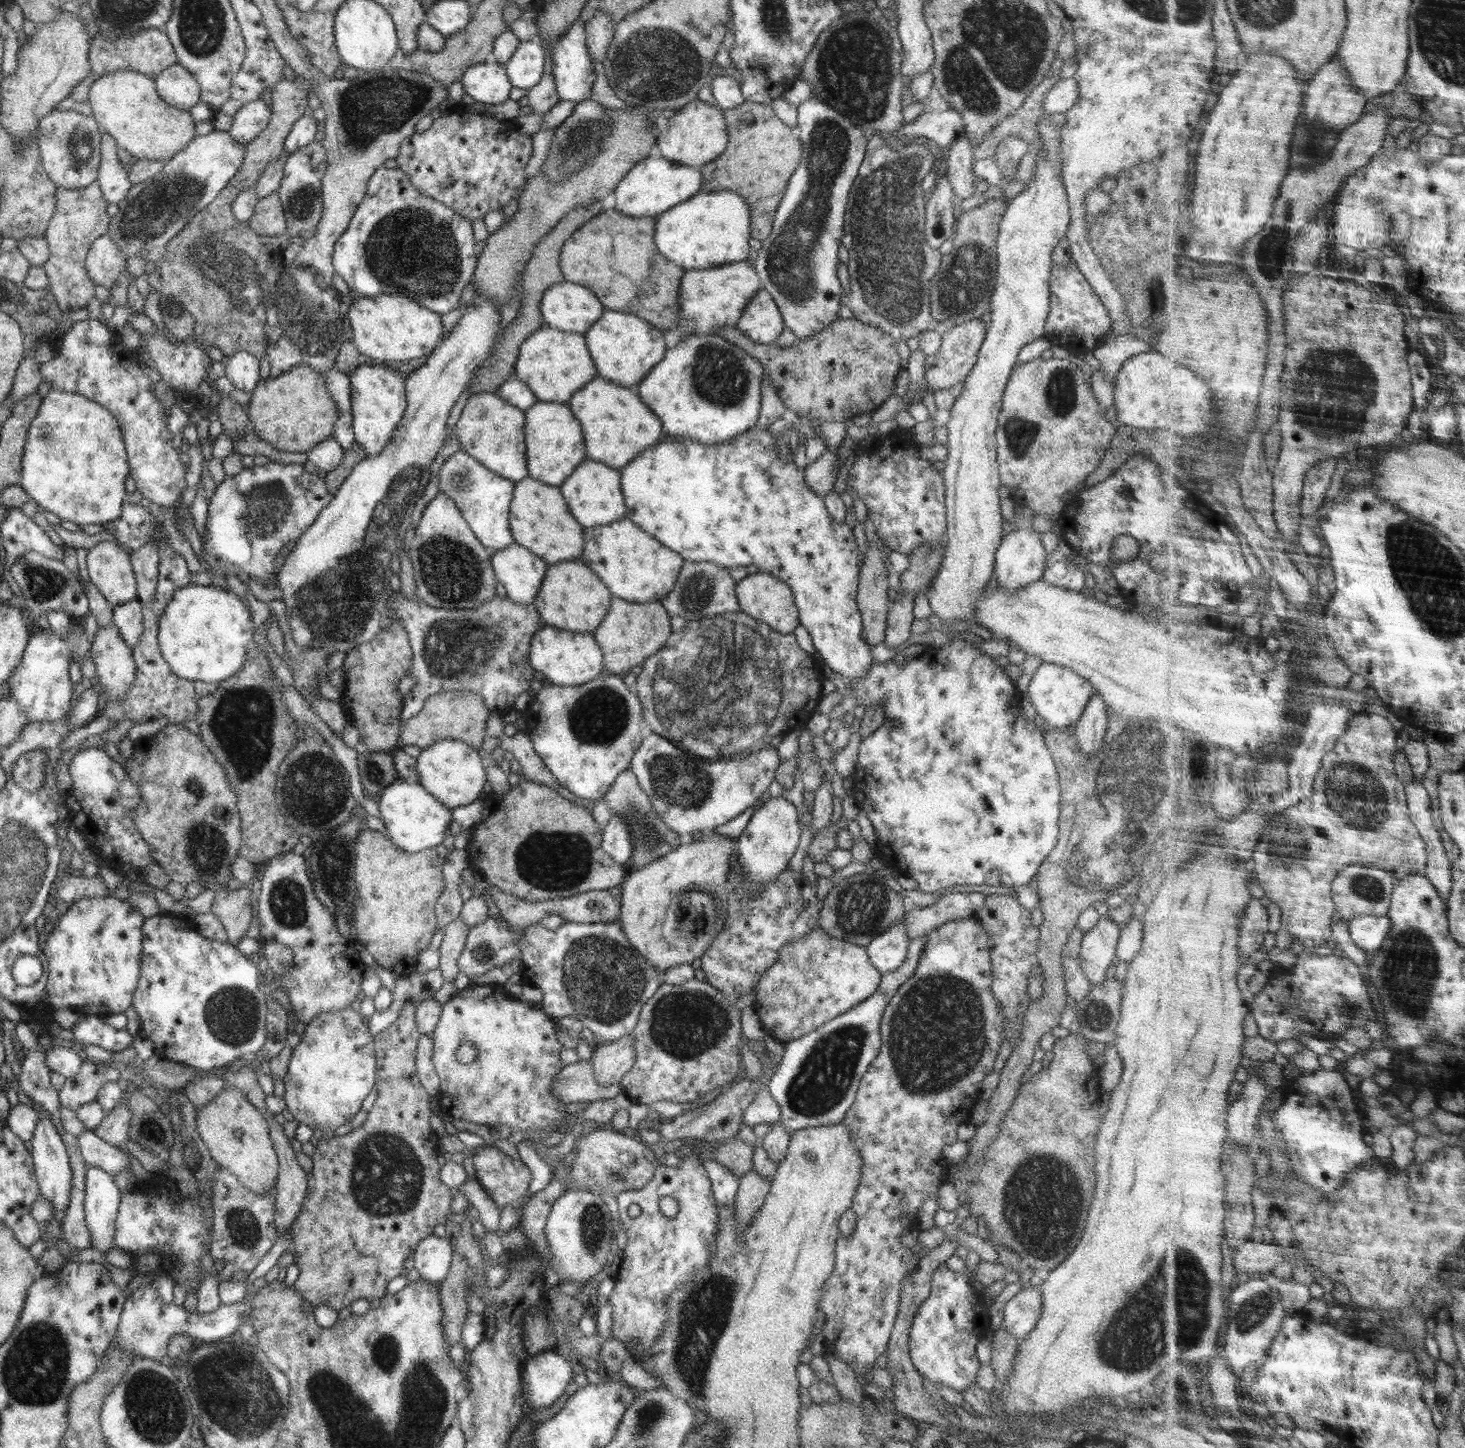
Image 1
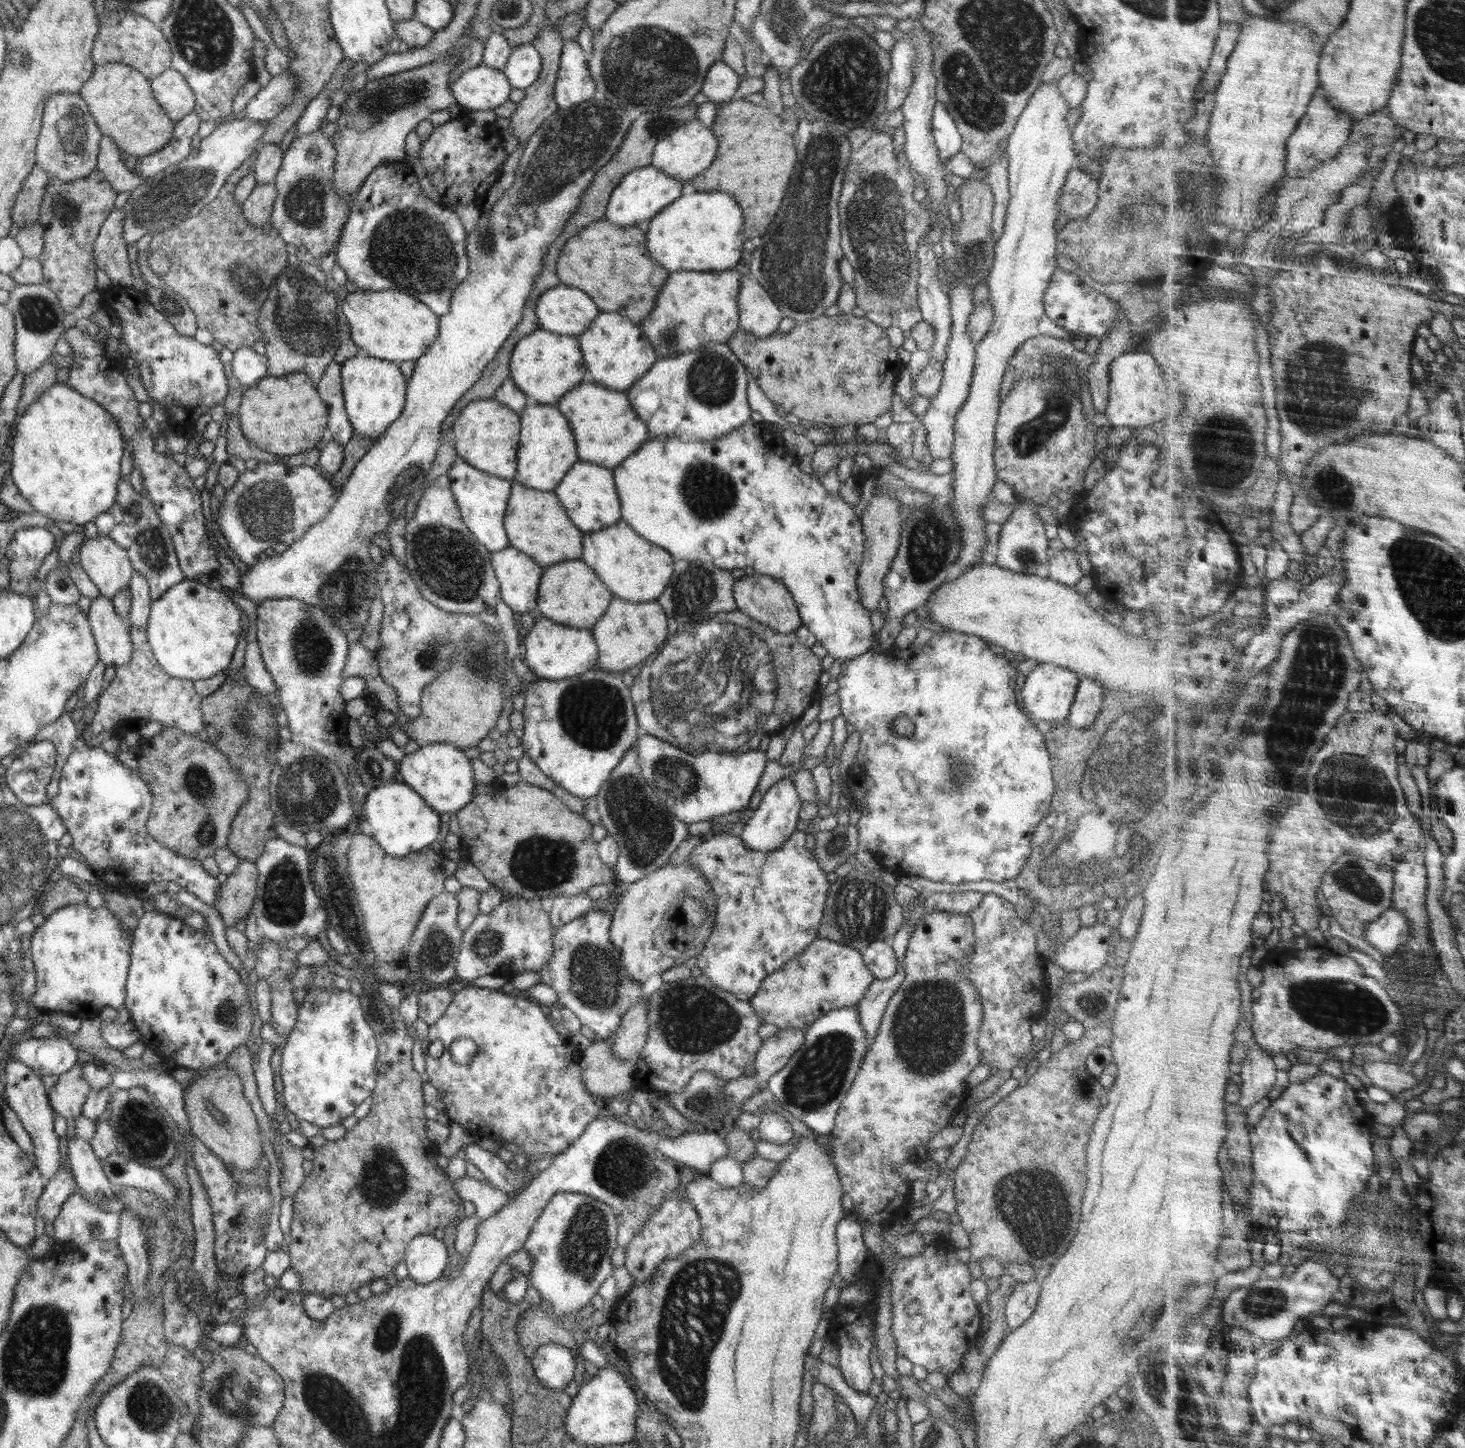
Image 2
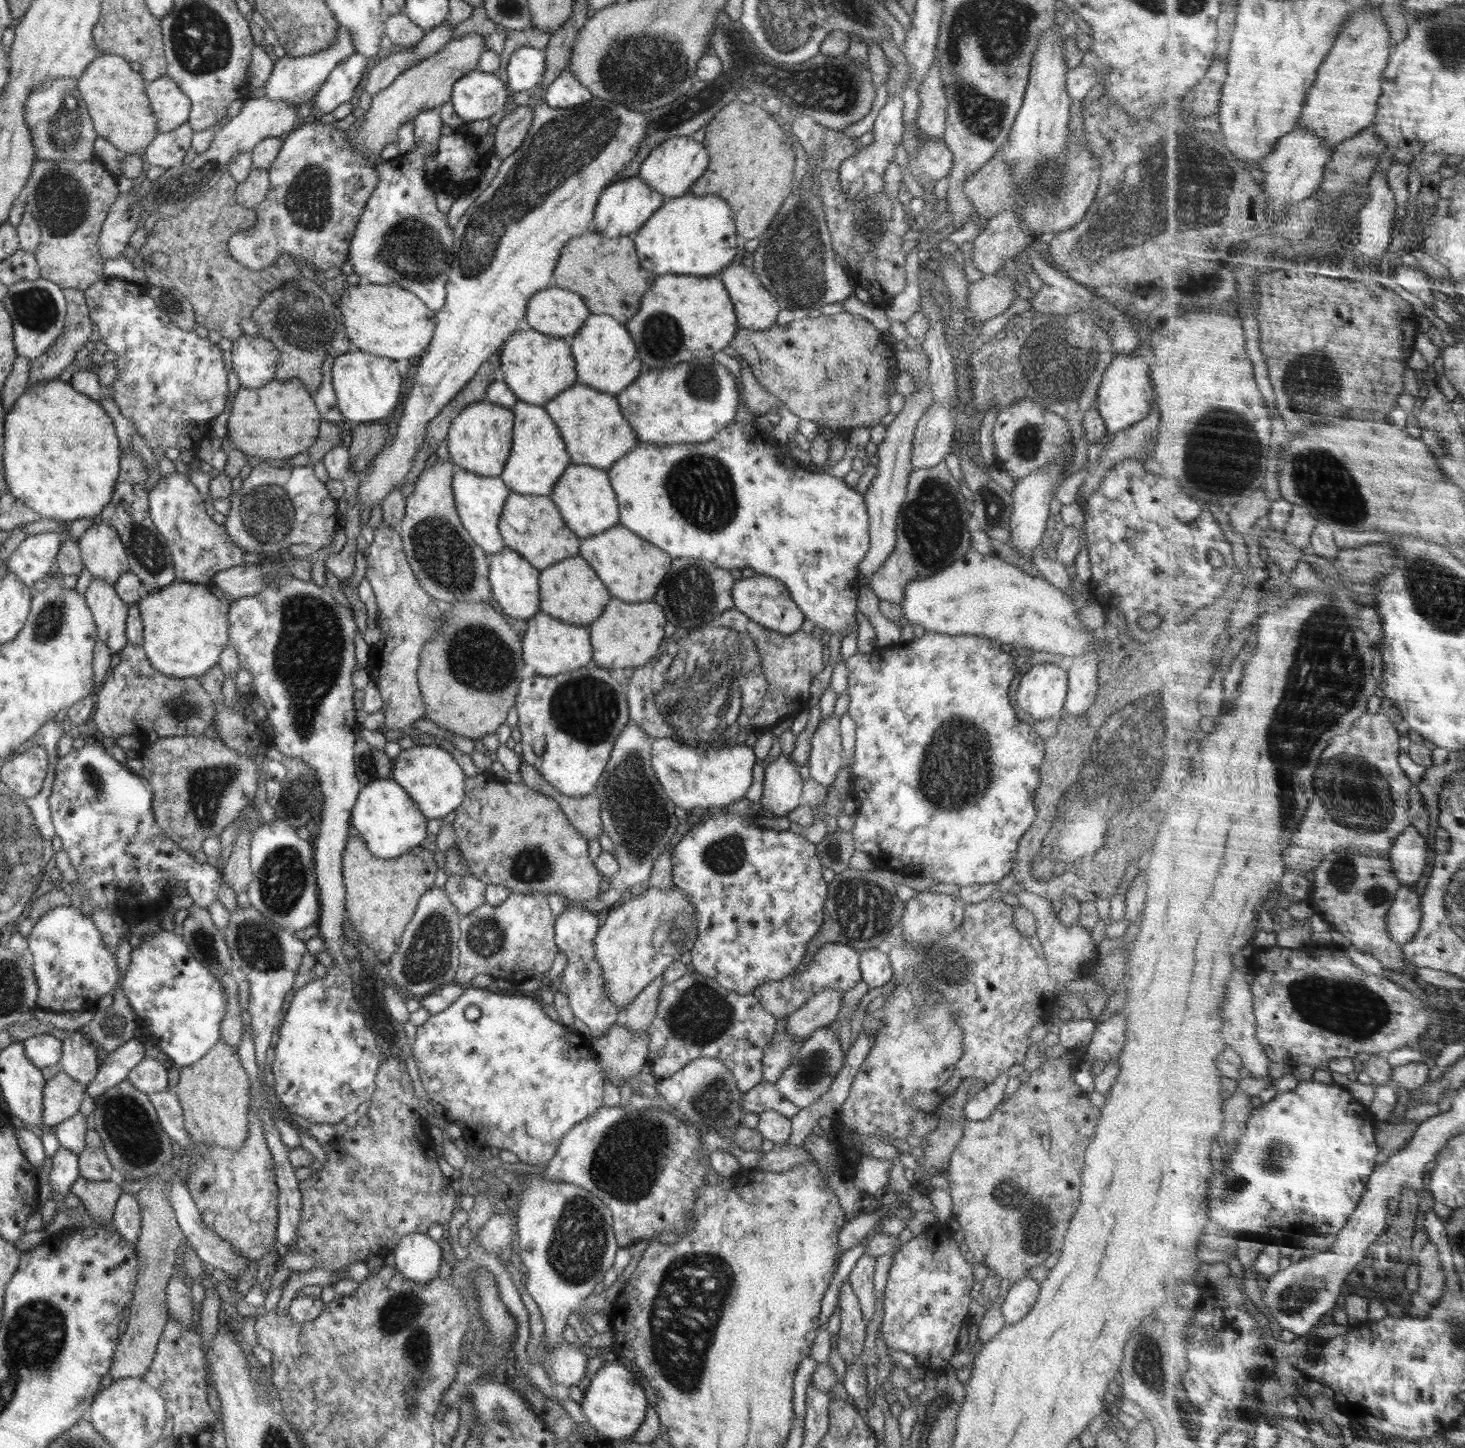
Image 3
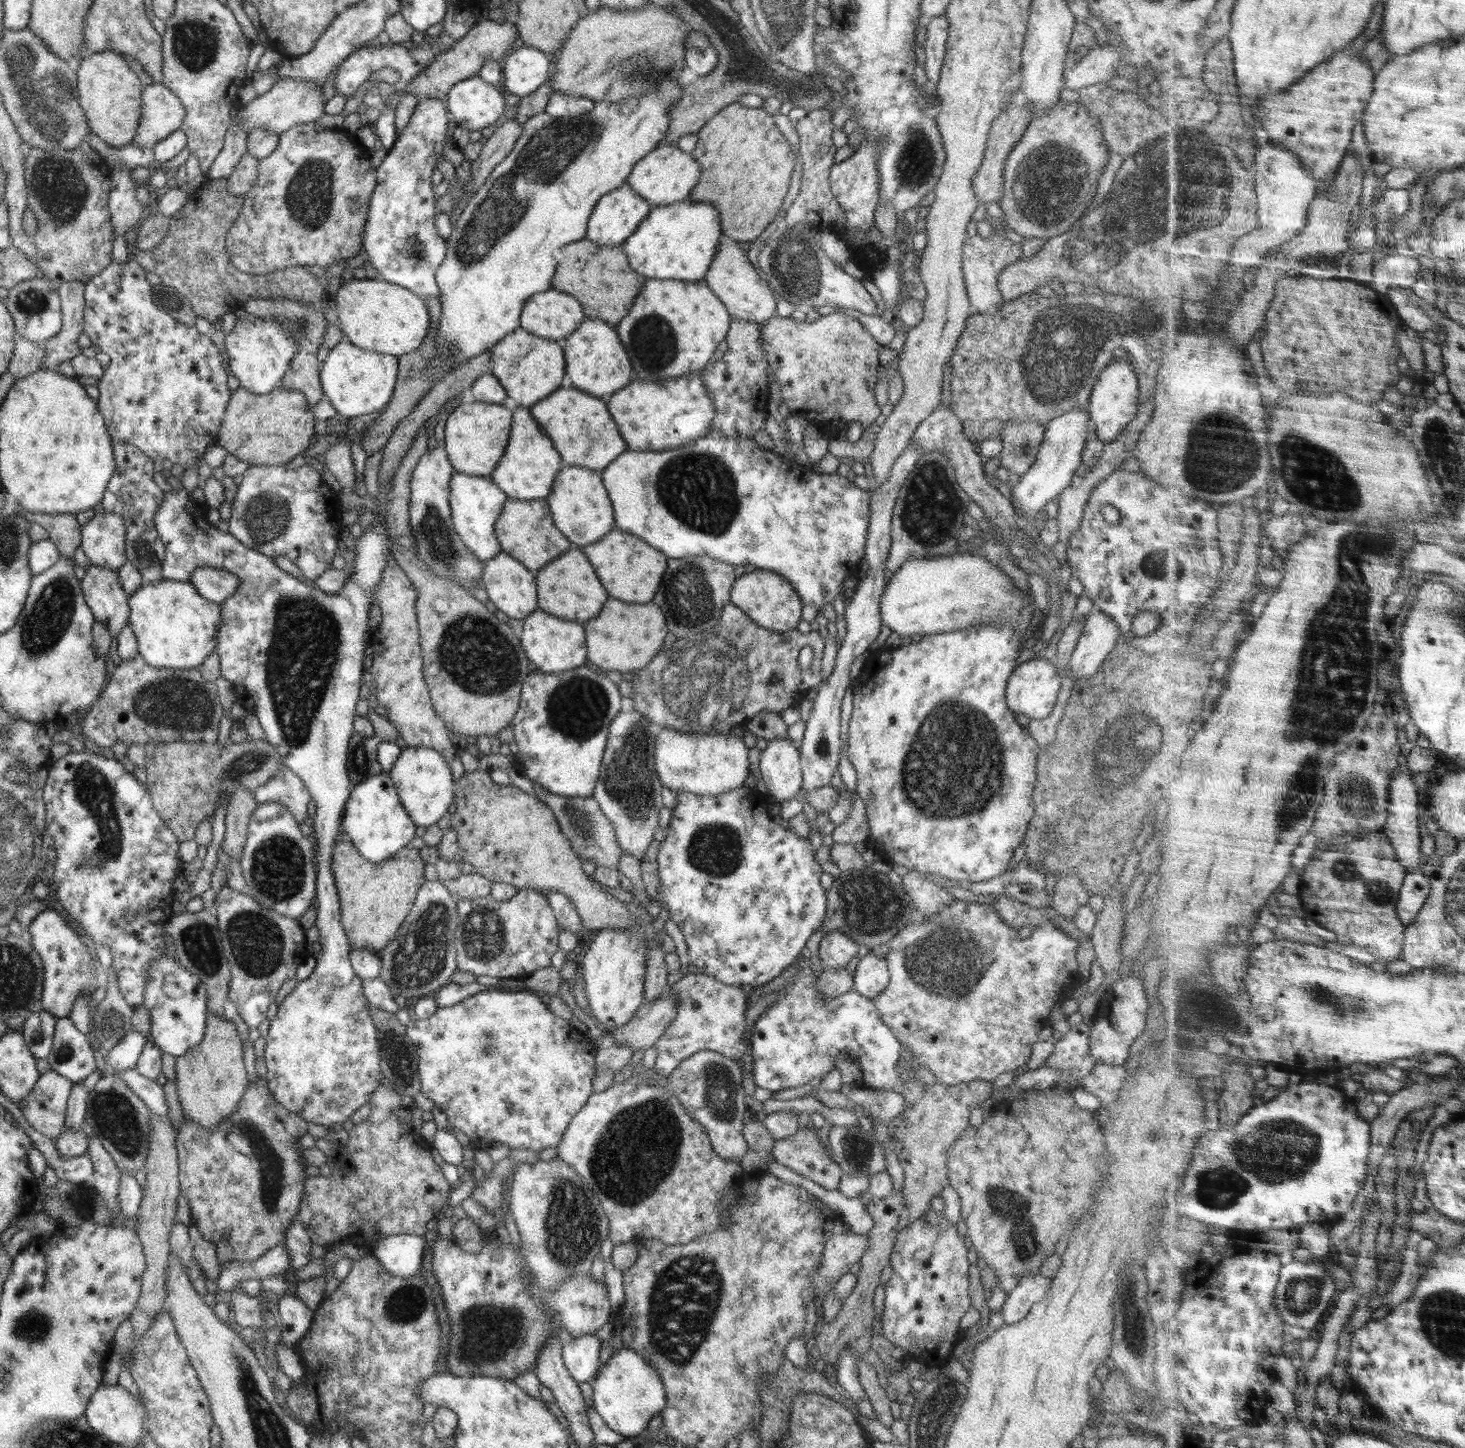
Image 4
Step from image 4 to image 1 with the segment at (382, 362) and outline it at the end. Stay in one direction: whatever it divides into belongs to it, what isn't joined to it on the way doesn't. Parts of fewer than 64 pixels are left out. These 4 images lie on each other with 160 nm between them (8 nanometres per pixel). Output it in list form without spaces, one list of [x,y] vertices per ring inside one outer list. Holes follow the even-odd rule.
[[[382,363],[358,365],[350,373],[352,426],[355,441],[362,445],[368,457],[379,455],[387,446],[398,422],[407,408],[405,379]]]

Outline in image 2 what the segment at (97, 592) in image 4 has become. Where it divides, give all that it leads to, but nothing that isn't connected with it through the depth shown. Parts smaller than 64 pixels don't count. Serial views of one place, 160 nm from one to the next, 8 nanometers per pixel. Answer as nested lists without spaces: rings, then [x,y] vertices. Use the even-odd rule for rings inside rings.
[[[100,594],[91,600],[87,614],[99,660],[106,668],[124,666],[132,656],[131,634],[112,601]]]

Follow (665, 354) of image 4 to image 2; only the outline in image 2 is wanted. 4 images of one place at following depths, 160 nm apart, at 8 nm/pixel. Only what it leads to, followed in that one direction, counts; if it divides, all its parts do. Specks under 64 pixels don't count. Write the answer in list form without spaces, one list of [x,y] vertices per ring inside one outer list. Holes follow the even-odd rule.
[[[736,269],[704,272],[684,270],[670,273],[658,294],[652,314],[648,314],[638,324],[644,335],[648,337],[650,345],[654,347],[657,358],[674,358],[698,350],[707,343],[725,344],[732,338],[739,330],[738,294],[740,294],[742,276]]]

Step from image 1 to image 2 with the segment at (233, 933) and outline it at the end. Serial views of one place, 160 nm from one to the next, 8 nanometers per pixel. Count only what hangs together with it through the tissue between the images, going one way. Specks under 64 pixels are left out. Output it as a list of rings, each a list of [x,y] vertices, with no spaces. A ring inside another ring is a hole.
[[[240,859],[233,873],[219,888],[213,907],[218,910],[226,927],[234,927],[240,918],[246,917],[256,898],[258,871],[255,863]]]

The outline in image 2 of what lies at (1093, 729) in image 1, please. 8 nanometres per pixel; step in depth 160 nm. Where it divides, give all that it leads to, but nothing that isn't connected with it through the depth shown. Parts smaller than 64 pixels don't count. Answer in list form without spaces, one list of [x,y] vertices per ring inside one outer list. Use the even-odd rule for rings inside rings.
[[[1082,673],[1077,677],[1079,683],[1066,720],[1076,728],[1085,729],[1091,726],[1102,708],[1104,688]]]

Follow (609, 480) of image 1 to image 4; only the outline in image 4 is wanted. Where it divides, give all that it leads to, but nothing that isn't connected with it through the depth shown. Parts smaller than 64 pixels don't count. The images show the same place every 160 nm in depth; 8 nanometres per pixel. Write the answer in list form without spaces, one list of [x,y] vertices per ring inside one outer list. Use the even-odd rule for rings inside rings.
[[[563,466],[556,474],[552,490],[545,498],[554,524],[570,542],[588,546],[598,542],[604,534],[616,528],[613,506],[603,485],[601,473],[580,466]]]

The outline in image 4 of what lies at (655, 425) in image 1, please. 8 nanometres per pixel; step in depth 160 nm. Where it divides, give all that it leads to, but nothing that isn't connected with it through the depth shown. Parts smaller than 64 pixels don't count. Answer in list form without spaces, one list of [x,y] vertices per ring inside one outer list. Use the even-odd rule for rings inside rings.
[[[558,388],[554,394],[550,393],[530,407],[532,417],[550,437],[565,466],[574,465],[601,472],[627,450],[626,441],[602,400],[606,399],[592,398],[580,390]]]

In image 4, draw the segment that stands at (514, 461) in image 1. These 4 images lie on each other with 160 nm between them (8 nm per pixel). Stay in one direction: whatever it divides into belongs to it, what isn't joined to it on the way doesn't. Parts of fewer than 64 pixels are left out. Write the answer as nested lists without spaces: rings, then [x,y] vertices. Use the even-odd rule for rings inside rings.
[[[484,402],[461,403],[448,416],[445,426],[445,451],[451,465],[462,474],[488,477],[503,457],[511,433],[512,412],[502,405]]]

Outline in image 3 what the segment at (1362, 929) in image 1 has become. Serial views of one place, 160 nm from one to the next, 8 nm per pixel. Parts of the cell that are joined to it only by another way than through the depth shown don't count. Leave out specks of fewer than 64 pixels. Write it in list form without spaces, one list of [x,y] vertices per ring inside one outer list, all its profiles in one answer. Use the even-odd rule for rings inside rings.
[[[1402,888],[1389,913],[1389,929],[1393,939],[1404,946],[1423,925],[1423,898],[1415,888]]]

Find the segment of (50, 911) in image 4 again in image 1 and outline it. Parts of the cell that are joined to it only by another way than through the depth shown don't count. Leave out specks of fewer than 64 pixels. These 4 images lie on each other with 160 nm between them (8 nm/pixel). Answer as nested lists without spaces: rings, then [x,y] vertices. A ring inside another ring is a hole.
[[[114,896],[77,900],[58,918],[41,949],[47,958],[45,1001],[49,1006],[54,1011],[70,1008],[102,1019],[124,1013],[140,978],[144,919],[127,900]]]

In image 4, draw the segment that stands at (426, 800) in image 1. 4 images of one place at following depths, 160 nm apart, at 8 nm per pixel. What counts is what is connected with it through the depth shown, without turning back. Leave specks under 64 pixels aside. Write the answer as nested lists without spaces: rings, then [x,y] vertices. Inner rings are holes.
[[[381,773],[356,783],[348,798],[342,818],[342,832],[358,852],[370,862],[386,860],[403,849],[416,834],[417,827],[401,803],[389,774]]]

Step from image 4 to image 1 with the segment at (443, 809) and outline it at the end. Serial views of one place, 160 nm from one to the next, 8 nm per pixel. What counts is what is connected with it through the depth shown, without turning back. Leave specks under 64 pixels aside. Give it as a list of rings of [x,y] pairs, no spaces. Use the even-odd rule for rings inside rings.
[[[444,739],[435,742],[432,746],[422,749],[417,762],[418,780],[416,782],[450,810],[472,804],[480,798],[484,785],[488,783],[479,750],[462,741]]]

